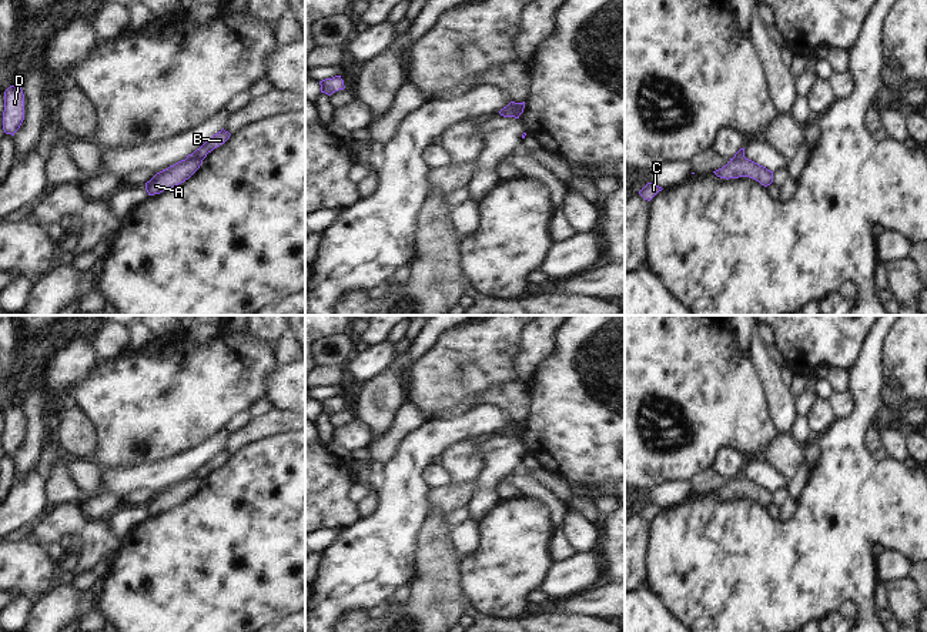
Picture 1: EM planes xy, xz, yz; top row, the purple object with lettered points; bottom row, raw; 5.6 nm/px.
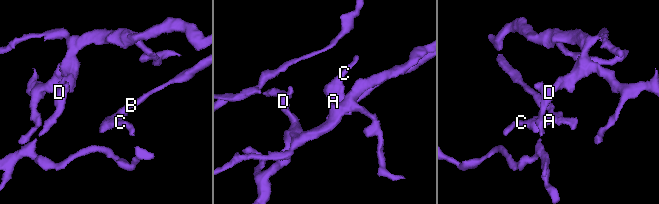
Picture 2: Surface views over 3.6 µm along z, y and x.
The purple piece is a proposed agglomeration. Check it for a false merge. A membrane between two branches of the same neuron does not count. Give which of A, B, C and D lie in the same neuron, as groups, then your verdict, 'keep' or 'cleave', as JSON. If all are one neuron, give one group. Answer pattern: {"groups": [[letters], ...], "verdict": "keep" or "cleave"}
{"groups": [["A", "C"], ["B", "D"]], "verdict": "cleave"}

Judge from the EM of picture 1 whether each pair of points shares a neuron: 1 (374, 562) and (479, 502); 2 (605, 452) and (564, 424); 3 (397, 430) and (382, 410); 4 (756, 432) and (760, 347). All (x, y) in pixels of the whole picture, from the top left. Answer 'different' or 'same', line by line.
1: different
2: same
3: different
4: different

